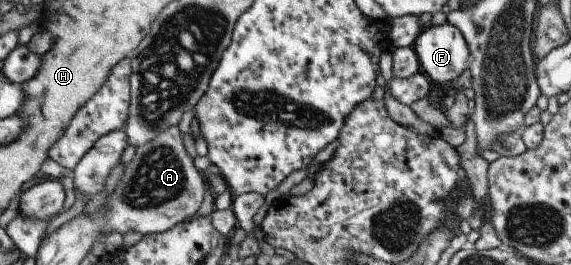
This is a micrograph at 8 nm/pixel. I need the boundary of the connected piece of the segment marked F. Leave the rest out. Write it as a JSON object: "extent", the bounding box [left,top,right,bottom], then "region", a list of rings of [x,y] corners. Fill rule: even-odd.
{"extent":[412,21,470,88],"region":[[[446,21],[441,25],[425,25],[412,48],[420,71],[435,88],[459,77],[470,59],[462,33]]]}

